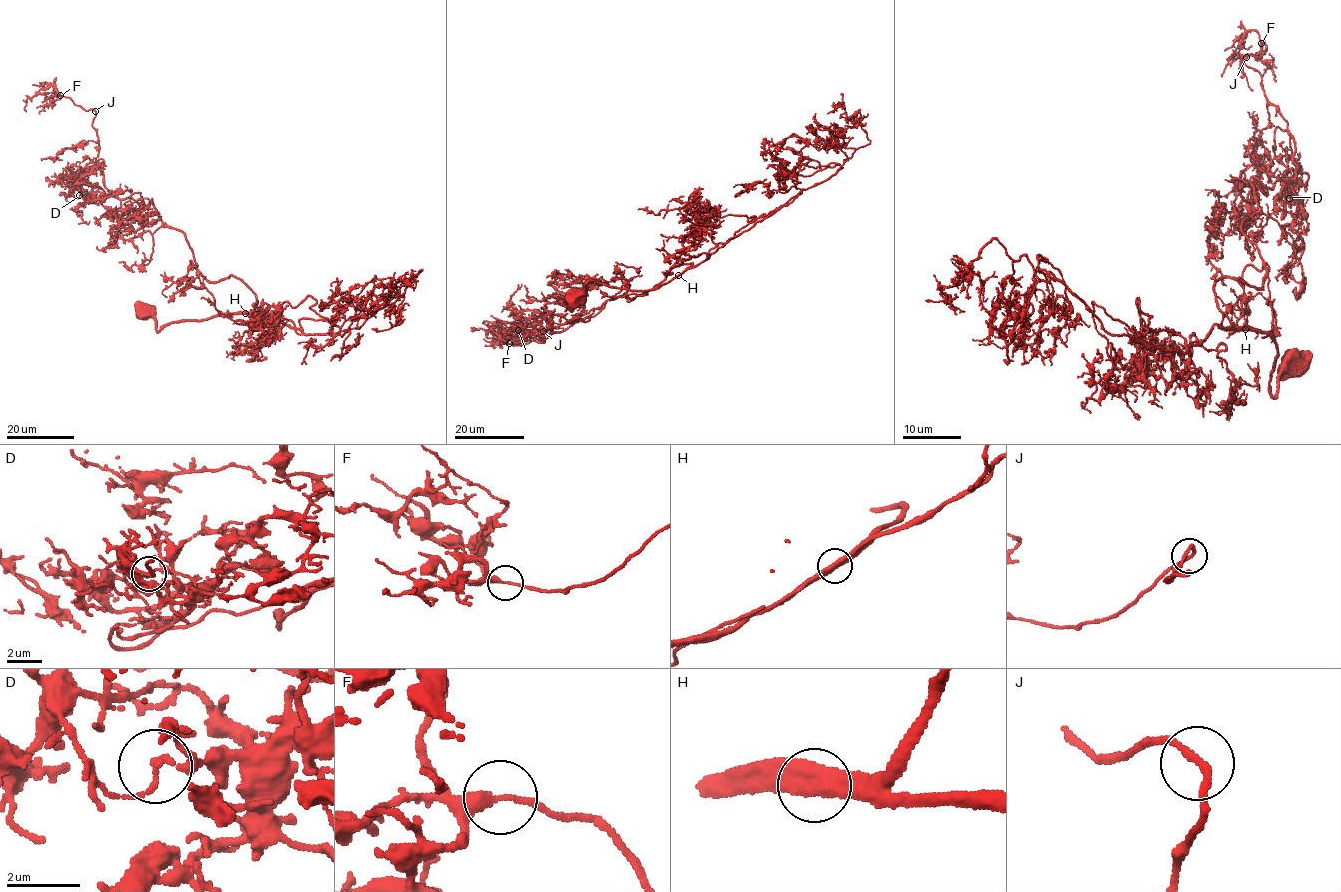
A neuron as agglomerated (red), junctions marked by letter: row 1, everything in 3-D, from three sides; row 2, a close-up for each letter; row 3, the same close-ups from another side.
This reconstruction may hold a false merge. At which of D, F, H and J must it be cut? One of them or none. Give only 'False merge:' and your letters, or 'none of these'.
False merge: none of these

